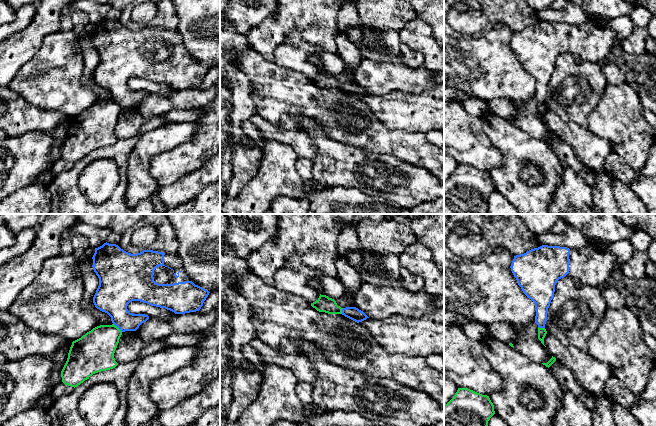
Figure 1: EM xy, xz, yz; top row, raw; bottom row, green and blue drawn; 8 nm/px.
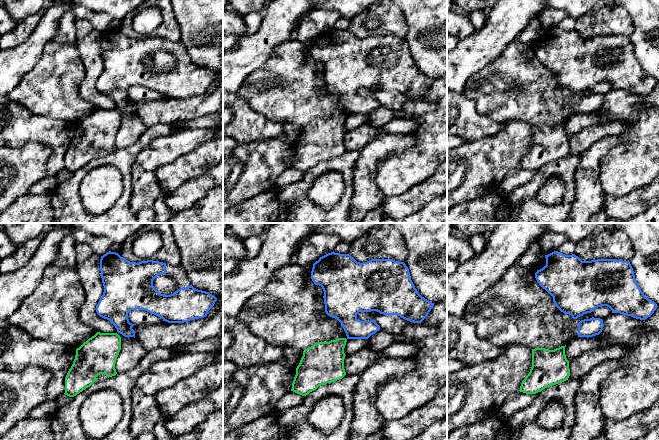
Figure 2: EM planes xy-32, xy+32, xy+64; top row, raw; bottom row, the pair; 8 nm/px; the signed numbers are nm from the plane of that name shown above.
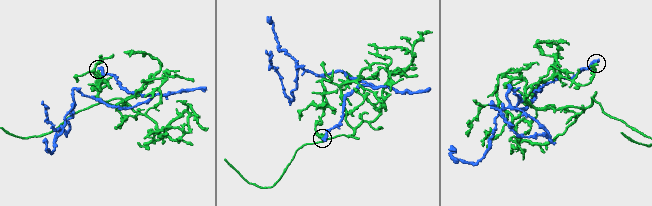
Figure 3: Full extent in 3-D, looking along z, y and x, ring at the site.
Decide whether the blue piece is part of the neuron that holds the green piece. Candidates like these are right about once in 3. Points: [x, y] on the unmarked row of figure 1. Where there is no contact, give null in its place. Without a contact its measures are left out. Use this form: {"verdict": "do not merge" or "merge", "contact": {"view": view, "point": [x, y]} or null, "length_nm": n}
{"verdict": "do not merge", "contact": {"view": "xy", "point": [117, 103]}, "length_nm": 100}

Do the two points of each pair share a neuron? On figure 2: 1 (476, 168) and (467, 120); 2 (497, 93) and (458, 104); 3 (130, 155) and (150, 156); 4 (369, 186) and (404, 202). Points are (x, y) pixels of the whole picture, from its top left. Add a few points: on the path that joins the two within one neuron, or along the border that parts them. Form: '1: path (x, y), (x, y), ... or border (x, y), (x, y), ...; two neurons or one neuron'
1: border (494, 135), (465, 142); two neurons
2: border (462, 92), (473, 102), (479, 112), (487, 116); two neurons
3: border (153, 139), (137, 155), (131, 168), (130, 178); two neurons
4: border (384, 196), (379, 207); two neurons

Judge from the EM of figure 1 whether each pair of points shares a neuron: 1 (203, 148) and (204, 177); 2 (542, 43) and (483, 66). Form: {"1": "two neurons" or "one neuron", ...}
{"1": "two neurons", "2": "two neurons"}

